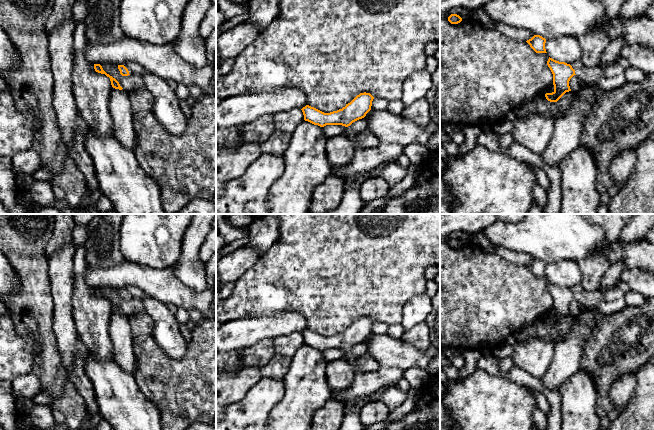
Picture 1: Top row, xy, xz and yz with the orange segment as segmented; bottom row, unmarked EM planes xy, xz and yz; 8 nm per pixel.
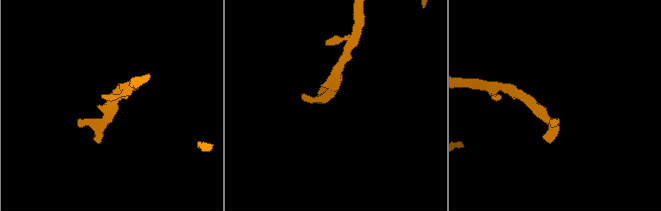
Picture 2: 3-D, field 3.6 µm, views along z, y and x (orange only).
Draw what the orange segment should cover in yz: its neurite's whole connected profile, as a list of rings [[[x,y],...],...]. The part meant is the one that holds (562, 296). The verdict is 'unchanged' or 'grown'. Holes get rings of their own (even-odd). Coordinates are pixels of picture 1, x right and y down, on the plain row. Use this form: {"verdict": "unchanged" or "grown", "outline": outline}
{"verdict": "grown", "outline": [[[549,281],[547,289],[553,298],[554,309],[554,315],[545,318],[550,326],[557,326],[566,316],[571,315],[569,305],[574,299],[582,303],[585,308],[597,309],[604,315],[615,314],[628,307],[625,302],[625,292],[618,286],[603,293],[598,290],[591,292],[583,290],[575,295],[570,288]]]}

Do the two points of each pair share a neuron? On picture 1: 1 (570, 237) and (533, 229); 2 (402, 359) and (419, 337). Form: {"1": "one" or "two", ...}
{"1": "one", "2": "two"}

